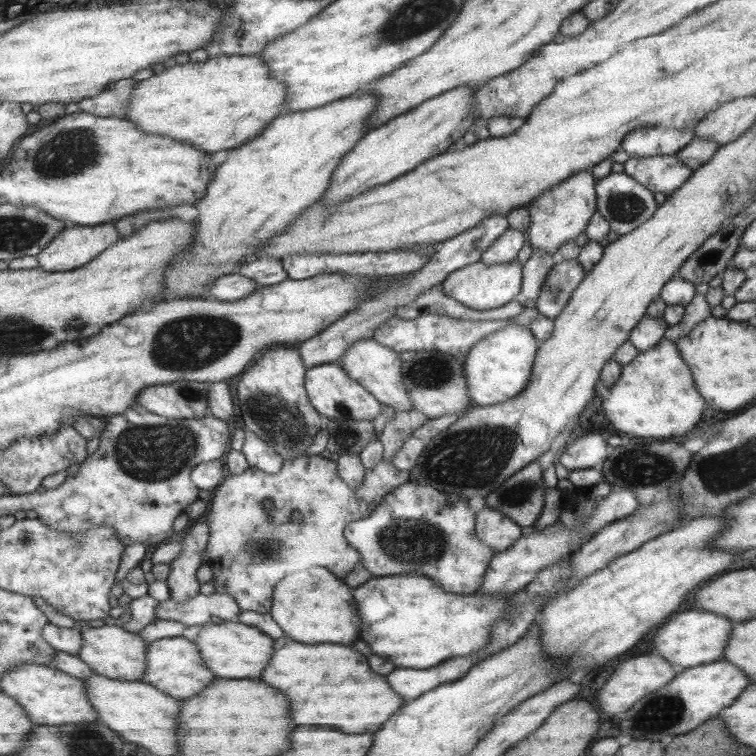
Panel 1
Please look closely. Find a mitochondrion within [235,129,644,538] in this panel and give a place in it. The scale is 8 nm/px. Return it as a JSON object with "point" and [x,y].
{"point":[475,458]}

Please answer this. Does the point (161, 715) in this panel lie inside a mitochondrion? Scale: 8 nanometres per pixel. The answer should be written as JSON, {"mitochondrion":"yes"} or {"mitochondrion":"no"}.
{"mitochondrion":"no"}

